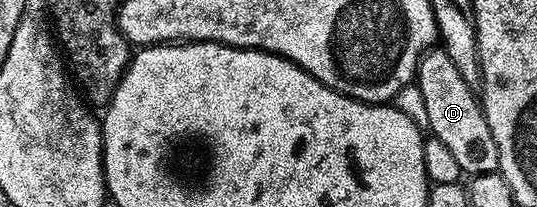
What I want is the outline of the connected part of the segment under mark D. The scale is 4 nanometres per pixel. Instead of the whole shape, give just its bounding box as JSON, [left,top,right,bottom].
[414,47,499,177]

